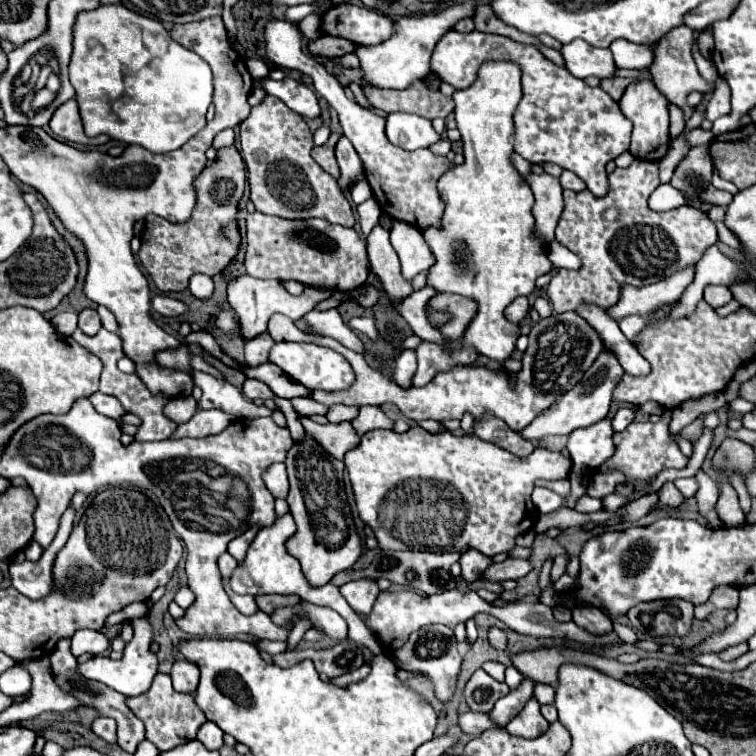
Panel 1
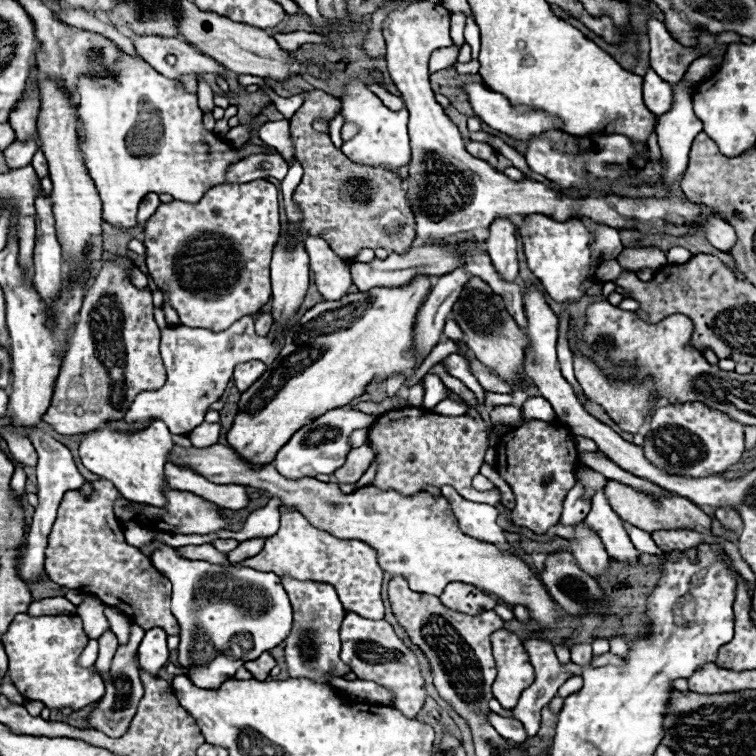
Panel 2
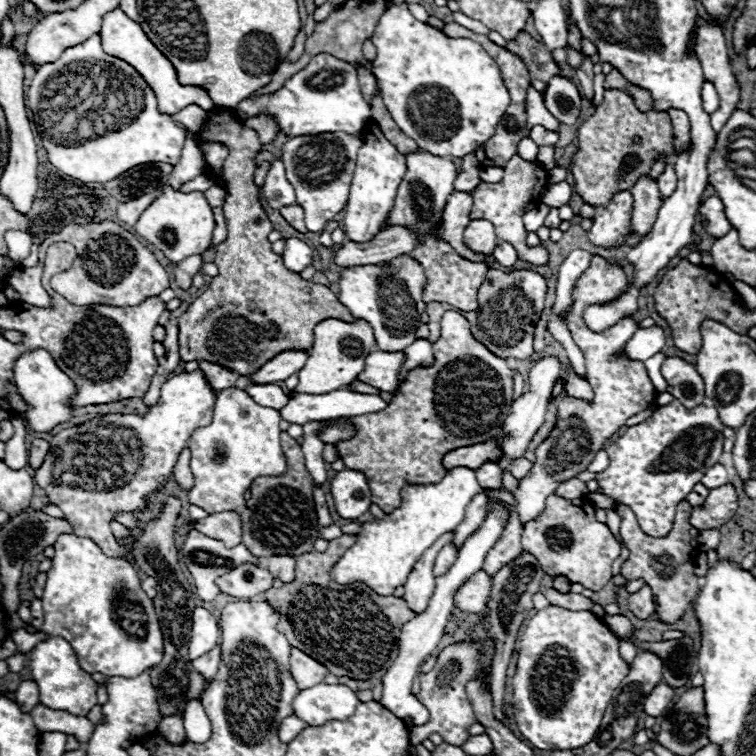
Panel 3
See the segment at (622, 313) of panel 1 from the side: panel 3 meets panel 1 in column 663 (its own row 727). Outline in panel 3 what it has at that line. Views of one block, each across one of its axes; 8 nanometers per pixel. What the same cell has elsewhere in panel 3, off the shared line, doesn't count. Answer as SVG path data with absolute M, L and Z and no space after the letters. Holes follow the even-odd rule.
M288 716L280 728L278 728L278 738L282 742L292 742L308 724L304 720L298 720L298 716Z

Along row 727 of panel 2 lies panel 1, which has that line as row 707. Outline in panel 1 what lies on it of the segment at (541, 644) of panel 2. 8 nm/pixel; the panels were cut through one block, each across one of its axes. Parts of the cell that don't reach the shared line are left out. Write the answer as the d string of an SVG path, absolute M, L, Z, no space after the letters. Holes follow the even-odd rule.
M534 696L526 702L522 712L516 714L510 720L506 730L512 732L512 734L518 734L522 738L534 738L534 736L540 736L542 732L548 730L548 722L540 714L540 704L538 704L538 700Z

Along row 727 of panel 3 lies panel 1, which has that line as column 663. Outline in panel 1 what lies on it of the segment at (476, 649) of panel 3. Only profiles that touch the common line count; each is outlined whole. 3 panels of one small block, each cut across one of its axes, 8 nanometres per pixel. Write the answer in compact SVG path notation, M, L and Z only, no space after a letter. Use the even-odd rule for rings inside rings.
M664 414L662 422L652 424L652 422L632 422L626 430L622 432L614 432L614 446L616 452L612 458L608 458L598 472L606 472L606 470L620 470L626 476L626 484L616 486L616 494L630 498L634 494L634 482L646 482L646 480L654 480L662 470L668 468L686 468L688 458L680 452L680 448L674 444L674 440L670 438L668 432L668 422L670 416Z

